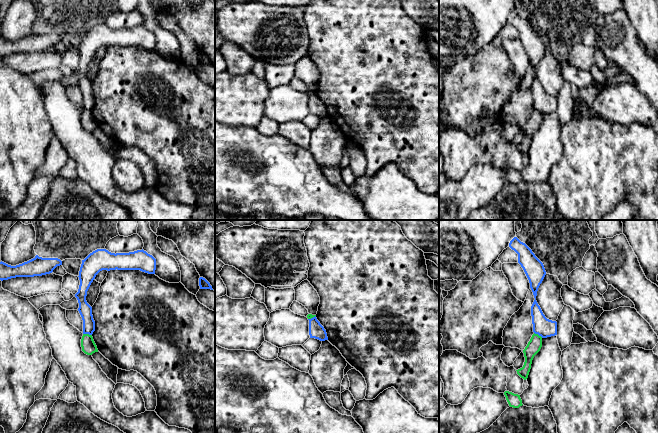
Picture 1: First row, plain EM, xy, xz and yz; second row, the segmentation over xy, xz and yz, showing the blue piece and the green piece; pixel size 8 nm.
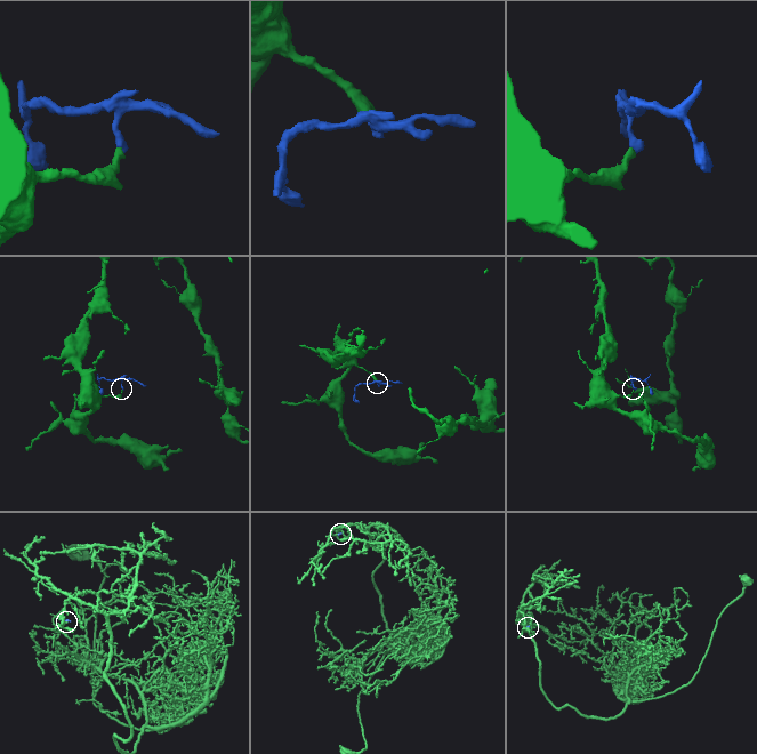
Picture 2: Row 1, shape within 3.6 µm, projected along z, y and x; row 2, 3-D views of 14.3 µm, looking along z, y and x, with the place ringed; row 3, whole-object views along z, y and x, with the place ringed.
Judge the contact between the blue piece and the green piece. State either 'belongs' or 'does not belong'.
does not belong

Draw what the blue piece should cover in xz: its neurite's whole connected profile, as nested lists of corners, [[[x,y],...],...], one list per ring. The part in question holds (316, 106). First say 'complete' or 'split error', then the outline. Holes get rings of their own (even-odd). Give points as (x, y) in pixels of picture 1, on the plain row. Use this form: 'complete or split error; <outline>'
complete; [[[316,92],[309,96],[309,111],[310,114],[315,114],[320,117],[328,116],[326,106],[317,96]]]

